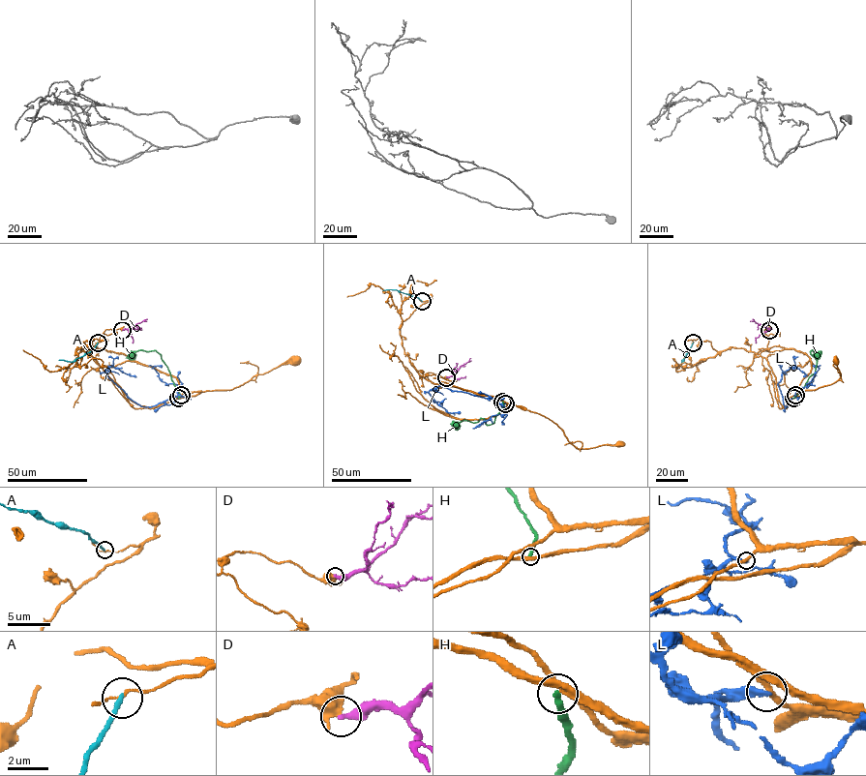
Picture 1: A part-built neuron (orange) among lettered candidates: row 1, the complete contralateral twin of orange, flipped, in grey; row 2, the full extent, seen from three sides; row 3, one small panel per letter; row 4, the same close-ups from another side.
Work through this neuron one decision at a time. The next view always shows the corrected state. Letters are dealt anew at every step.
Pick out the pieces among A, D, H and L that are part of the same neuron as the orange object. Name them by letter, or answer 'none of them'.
none of them

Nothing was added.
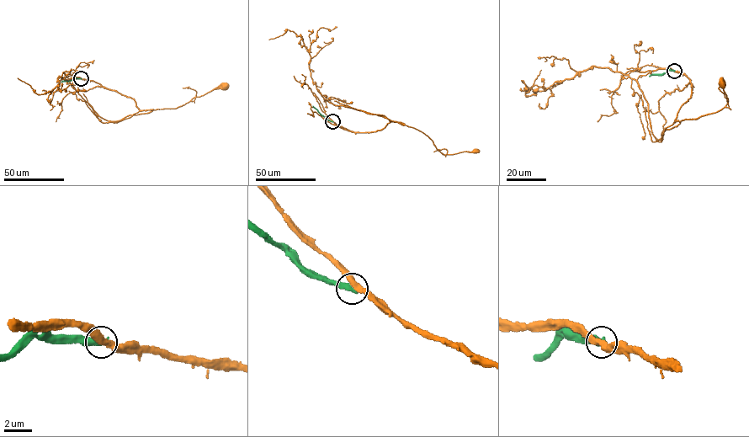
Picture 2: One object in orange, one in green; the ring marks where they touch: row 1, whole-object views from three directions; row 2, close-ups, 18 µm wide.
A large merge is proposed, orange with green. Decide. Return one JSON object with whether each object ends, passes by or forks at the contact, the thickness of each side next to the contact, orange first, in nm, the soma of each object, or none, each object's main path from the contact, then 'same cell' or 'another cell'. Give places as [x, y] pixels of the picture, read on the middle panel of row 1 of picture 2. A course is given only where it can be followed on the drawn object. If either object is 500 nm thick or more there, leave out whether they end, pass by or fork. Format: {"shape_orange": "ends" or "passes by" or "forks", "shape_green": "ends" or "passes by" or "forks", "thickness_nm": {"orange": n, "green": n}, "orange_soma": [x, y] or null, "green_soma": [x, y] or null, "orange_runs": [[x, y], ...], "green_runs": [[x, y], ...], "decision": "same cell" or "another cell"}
{"shape_orange": "passes by", "shape_green": "ends", "thickness_nm": {"orange": 400, "green": 480}, "orange_soma": [475, 151], "green_soma": null, "orange_runs": [[332, 121], [354, 132], [374, 132], [391, 121], [399, 121], [424, 133], [443, 154], [475, 151]], "green_runs": [[332, 121], [312, 106]], "decision": "another cell"}

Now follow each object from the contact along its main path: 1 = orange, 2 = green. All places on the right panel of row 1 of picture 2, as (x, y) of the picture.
1: (674, 71), (692, 83), (691, 97), (674, 121), (722, 109), (728, 101), (722, 82)
2: (674, 71), (650, 76)

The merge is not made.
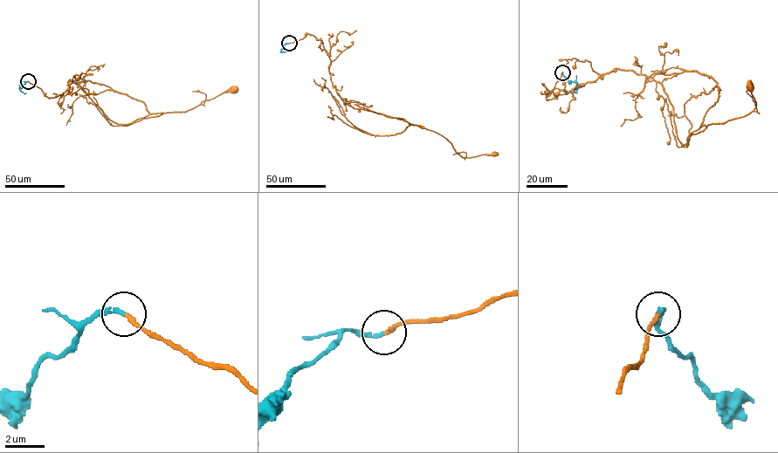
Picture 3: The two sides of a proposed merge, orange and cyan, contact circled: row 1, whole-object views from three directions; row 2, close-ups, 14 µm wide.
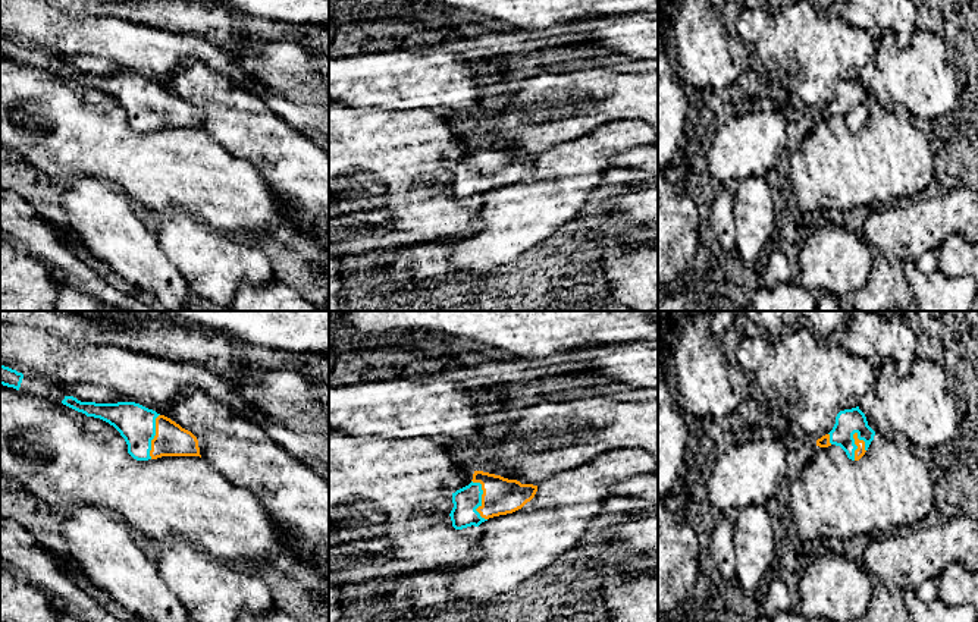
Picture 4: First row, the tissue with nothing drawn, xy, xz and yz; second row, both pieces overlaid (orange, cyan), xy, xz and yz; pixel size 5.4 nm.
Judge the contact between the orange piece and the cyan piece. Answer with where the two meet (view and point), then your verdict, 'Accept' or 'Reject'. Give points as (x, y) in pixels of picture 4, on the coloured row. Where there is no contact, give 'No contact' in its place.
Touches orange at yz (856, 445). Accept

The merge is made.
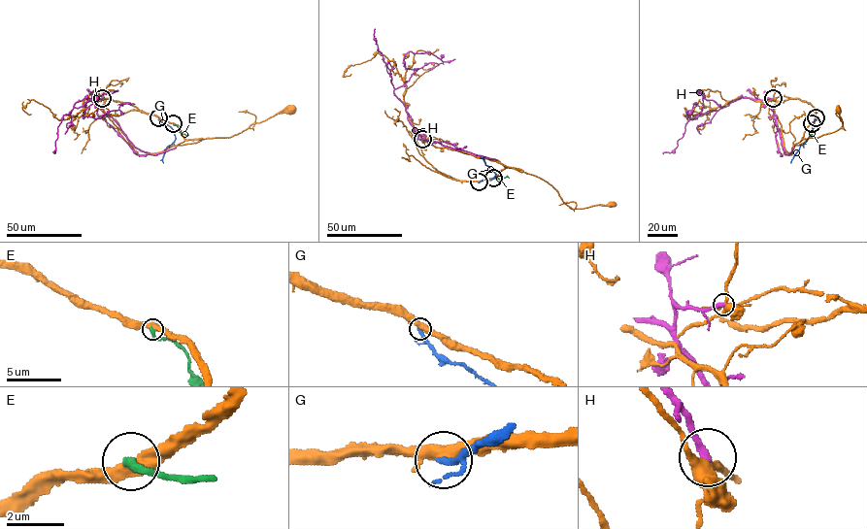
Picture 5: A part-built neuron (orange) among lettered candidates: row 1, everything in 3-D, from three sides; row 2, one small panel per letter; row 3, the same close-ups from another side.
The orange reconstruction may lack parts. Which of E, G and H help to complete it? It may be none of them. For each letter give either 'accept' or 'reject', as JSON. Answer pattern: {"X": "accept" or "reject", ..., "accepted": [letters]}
{"E": "reject", "G": "reject", "H": "reject", "accepted": []}

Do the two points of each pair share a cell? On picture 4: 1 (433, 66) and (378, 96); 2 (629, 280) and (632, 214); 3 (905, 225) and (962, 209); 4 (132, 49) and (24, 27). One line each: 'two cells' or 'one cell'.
1: one cell
2: two cells
3: one cell
4: one cell

